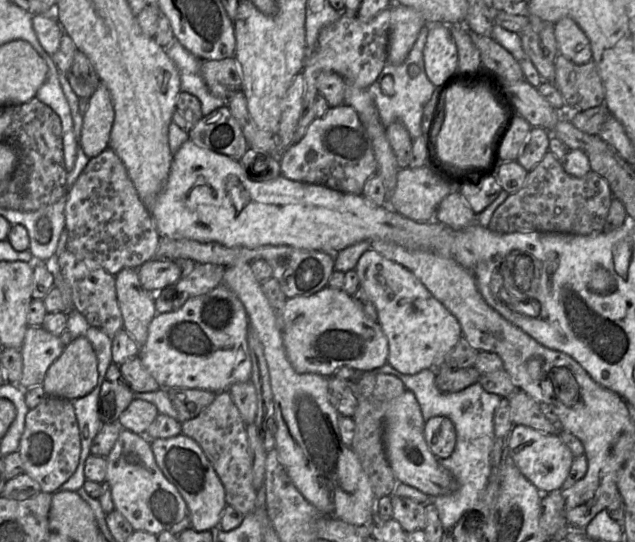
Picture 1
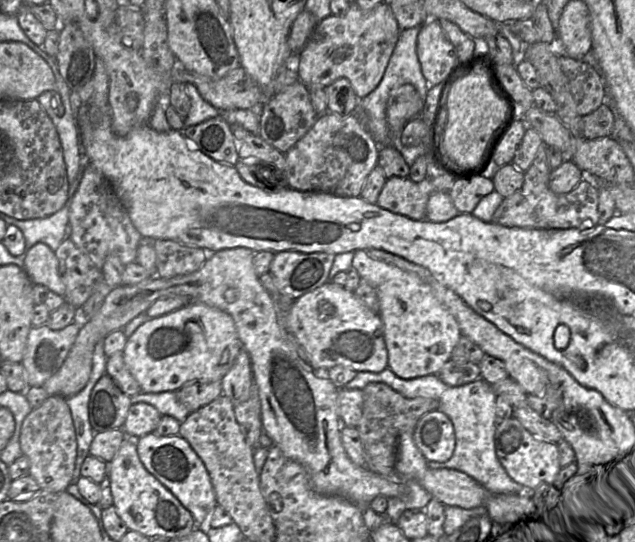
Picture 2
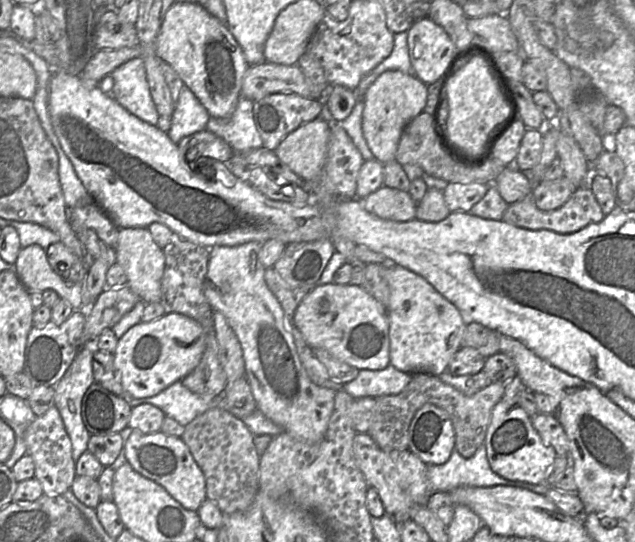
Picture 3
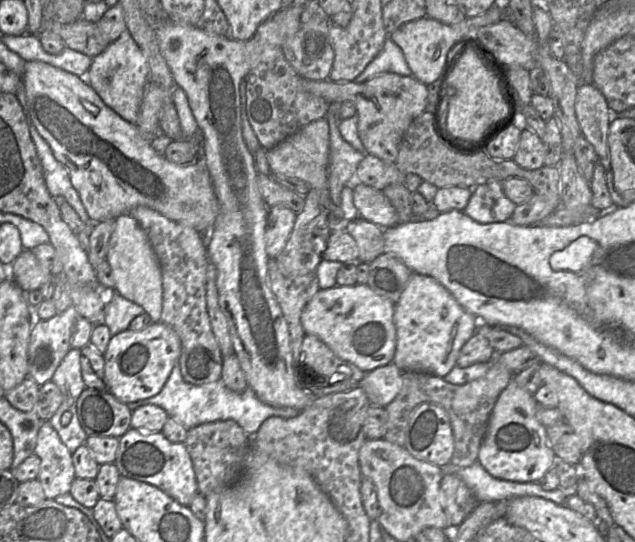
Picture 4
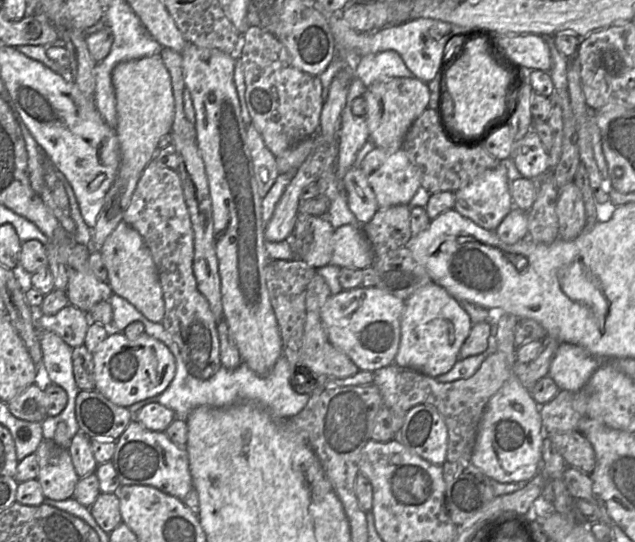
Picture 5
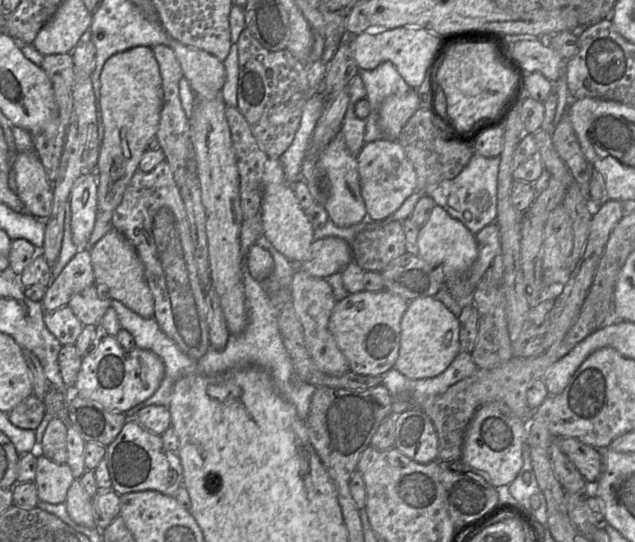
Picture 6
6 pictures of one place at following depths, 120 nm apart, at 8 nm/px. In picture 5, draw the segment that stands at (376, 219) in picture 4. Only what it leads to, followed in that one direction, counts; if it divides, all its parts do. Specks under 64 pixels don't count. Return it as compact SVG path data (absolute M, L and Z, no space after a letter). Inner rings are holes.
M351 167L342 178L341 186L346 194L348 207L358 223L360 225L368 223L379 207L361 168Z

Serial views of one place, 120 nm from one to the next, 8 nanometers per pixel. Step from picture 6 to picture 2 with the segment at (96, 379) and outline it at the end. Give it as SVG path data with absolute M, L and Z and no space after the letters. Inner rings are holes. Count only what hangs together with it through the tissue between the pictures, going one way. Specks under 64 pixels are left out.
M191 302L138 327L128 338L123 356L142 393L161 393L177 391L191 382L222 383L241 349L242 343L228 313L201 302Z

